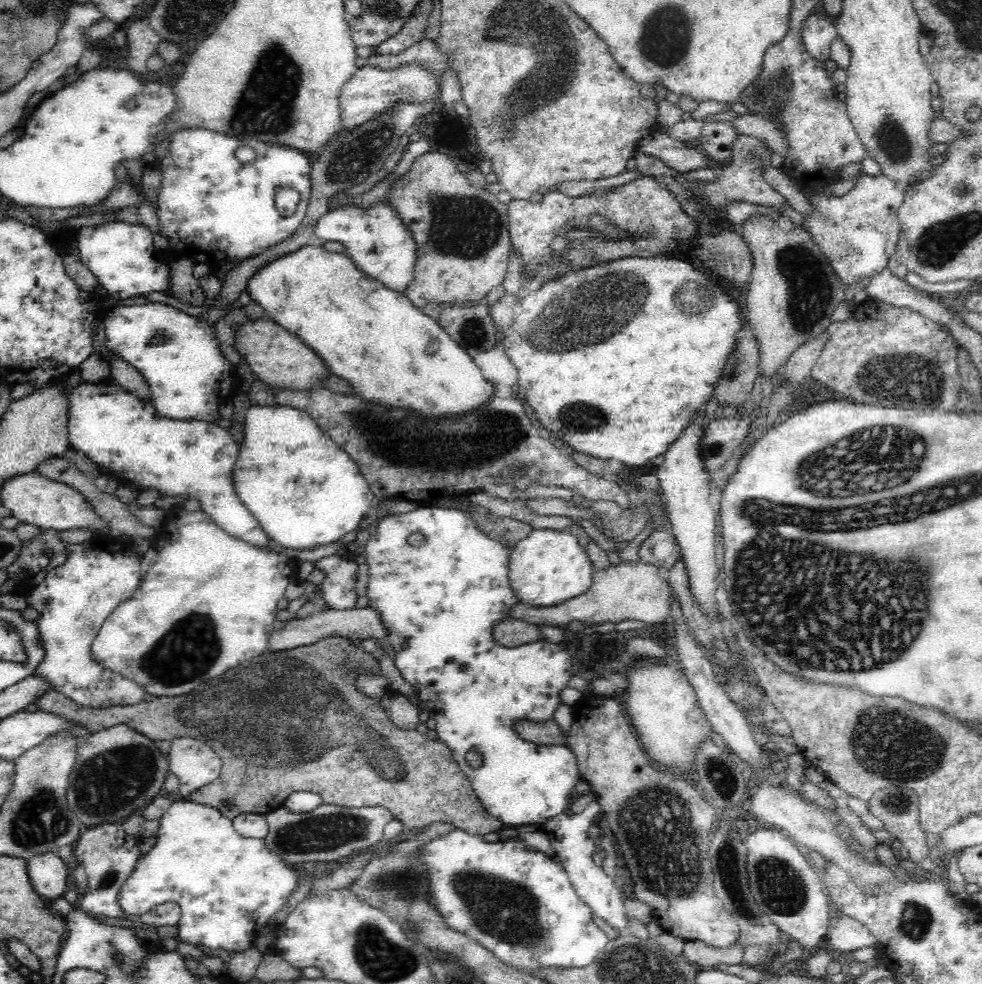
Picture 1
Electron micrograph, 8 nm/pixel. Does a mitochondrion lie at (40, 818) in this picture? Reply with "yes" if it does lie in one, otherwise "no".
yes

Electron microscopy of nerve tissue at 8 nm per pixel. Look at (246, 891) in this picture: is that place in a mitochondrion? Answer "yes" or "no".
no

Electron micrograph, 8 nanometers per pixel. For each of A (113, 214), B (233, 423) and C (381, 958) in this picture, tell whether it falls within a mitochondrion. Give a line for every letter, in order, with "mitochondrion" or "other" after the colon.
A: other
B: other
C: mitochondrion

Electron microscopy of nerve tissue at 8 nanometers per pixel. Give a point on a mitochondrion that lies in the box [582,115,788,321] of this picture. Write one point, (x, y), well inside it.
(722, 258)

